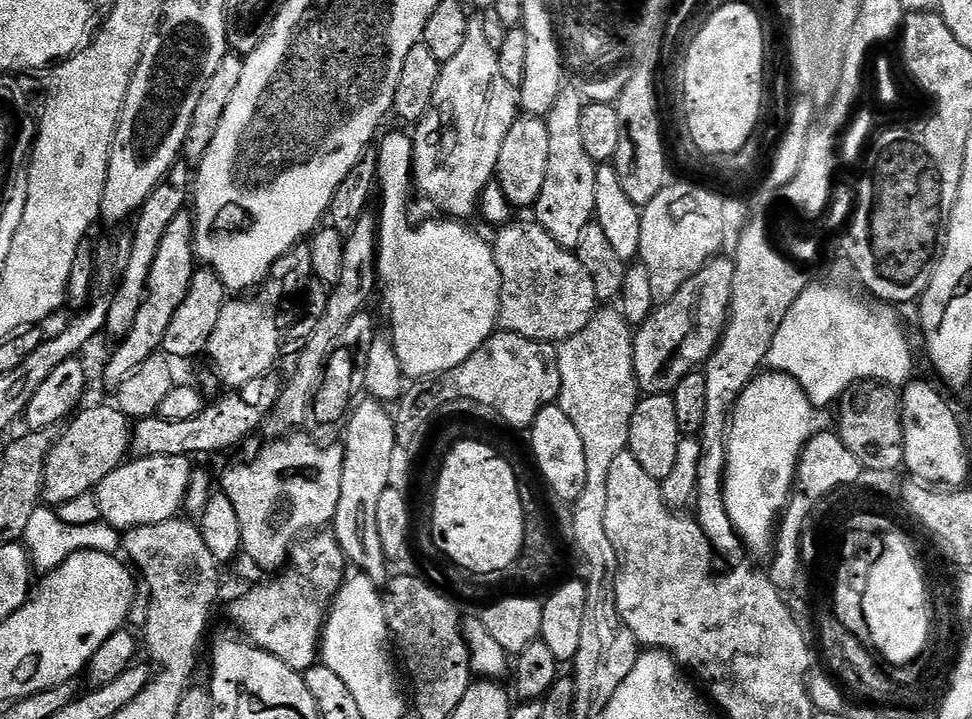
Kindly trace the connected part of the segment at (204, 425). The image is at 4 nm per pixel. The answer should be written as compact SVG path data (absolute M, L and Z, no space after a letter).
M228 394L220 396L209 403L198 414L198 418L186 418L186 422L170 422L159 414L147 416L144 420L135 421L132 429L133 457L141 456L187 456L196 458L199 452L220 452L223 448L232 448L240 444L256 427L261 427L262 416L252 404L243 400L243 395Z

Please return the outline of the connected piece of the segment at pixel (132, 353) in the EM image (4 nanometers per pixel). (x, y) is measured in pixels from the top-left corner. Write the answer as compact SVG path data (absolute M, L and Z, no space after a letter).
M185 210L170 221L170 226L166 226L166 235L158 245L158 254L154 254L154 266L150 266L150 278L148 288L144 291L142 310L138 310L138 318L134 318L130 334L126 334L124 339L115 345L116 349L104 368L104 384L108 390L114 390L122 382L126 382L126 378L130 378L130 374L134 374L134 370L138 370L138 366L146 362L146 358L157 355L163 349L166 330L170 327L178 306L182 306L186 299L186 290L190 290L190 282L197 267L196 217L191 211Z

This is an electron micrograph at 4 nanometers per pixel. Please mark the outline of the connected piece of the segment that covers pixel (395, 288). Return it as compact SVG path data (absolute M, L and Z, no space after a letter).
M392 132L384 141L381 139L378 144L380 154L380 175L378 177L378 196L380 200L380 208L378 207L378 223L380 226L380 250L376 254L376 275L379 283L382 285L382 296L384 292L384 308L388 311L388 324L392 327L390 331L390 339L394 350L398 354L398 362L402 362L402 370L405 377L408 378L435 378L441 372L449 372L454 370L454 366L458 366L462 362L466 362L466 358L470 358L470 354L474 354L474 350L478 350L478 346L482 346L482 342L486 342L488 337L498 328L498 317L500 315L500 291L502 290L502 278L498 270L498 262L496 261L496 253L493 245L488 244L475 232L472 228L467 228L467 223L461 222L456 218L439 218L440 220L428 220L425 224L420 224L417 228L411 228L408 225L408 195L413 195L414 181L412 178L412 144L413 137L408 136L404 132Z

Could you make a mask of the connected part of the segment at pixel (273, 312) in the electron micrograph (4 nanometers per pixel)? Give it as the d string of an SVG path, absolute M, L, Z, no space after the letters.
M301 242L291 252L287 252L282 258L278 258L278 262L273 266L268 279L259 285L255 291L245 295L243 298L229 299L222 306L222 314L218 314L218 322L214 325L214 334L210 334L206 356L207 359L212 359L212 364L216 367L216 372L220 375L221 382L232 387L229 389L244 390L240 388L254 383L259 376L266 375L275 366L276 359L281 359L282 324L280 328L280 307L284 304L284 280L290 279L292 272L298 271L299 268L308 270L311 267L312 259L310 258L308 244Z

